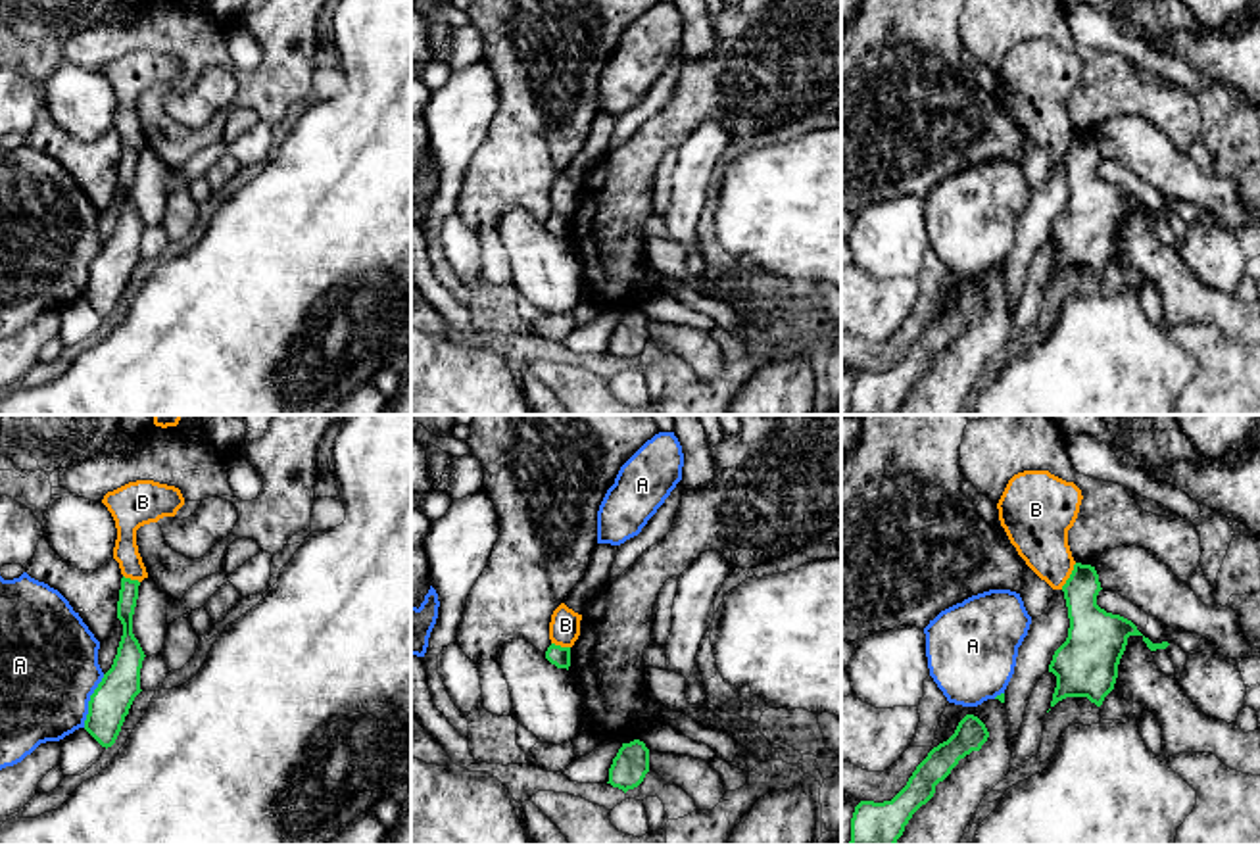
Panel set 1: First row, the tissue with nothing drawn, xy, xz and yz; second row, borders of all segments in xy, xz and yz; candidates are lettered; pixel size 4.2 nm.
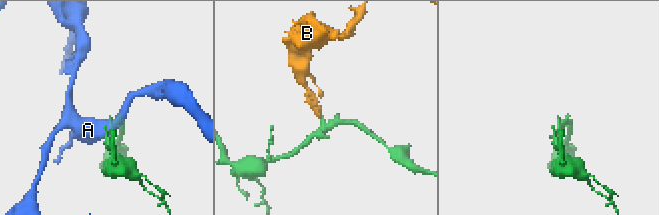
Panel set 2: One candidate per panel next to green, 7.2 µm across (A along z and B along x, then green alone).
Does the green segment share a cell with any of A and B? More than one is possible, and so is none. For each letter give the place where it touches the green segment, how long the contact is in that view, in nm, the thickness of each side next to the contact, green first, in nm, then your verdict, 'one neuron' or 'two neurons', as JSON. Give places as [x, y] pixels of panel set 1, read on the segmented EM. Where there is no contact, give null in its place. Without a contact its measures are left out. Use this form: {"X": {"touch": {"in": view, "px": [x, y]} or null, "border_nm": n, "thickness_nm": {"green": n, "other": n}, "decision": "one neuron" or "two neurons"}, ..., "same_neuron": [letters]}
{"A": {"touch": {"in": "xy", "px": [89, 701]}, "border_nm": 240, "thickness_nm": {"green": 170, "other": 420}, "decision": "two neurons"}, "B": {"touch": {"in": "yz", "px": [1070, 577]}, "border_nm": 130, "thickness_nm": {"green": 200, "other": 260}, "decision": "two neurons"}, "same_neuron": []}

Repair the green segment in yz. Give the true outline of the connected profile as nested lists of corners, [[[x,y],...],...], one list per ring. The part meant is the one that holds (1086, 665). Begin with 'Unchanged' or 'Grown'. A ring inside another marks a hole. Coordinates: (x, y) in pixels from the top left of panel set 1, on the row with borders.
Unchanged. [[[1081,563],[1062,586],[1070,628],[1049,664],[1056,676],[1051,707],[1066,697],[1087,697],[1101,707],[1114,689],[1127,638],[1143,636],[1131,620],[1097,605],[1101,590],[1095,567]]]

